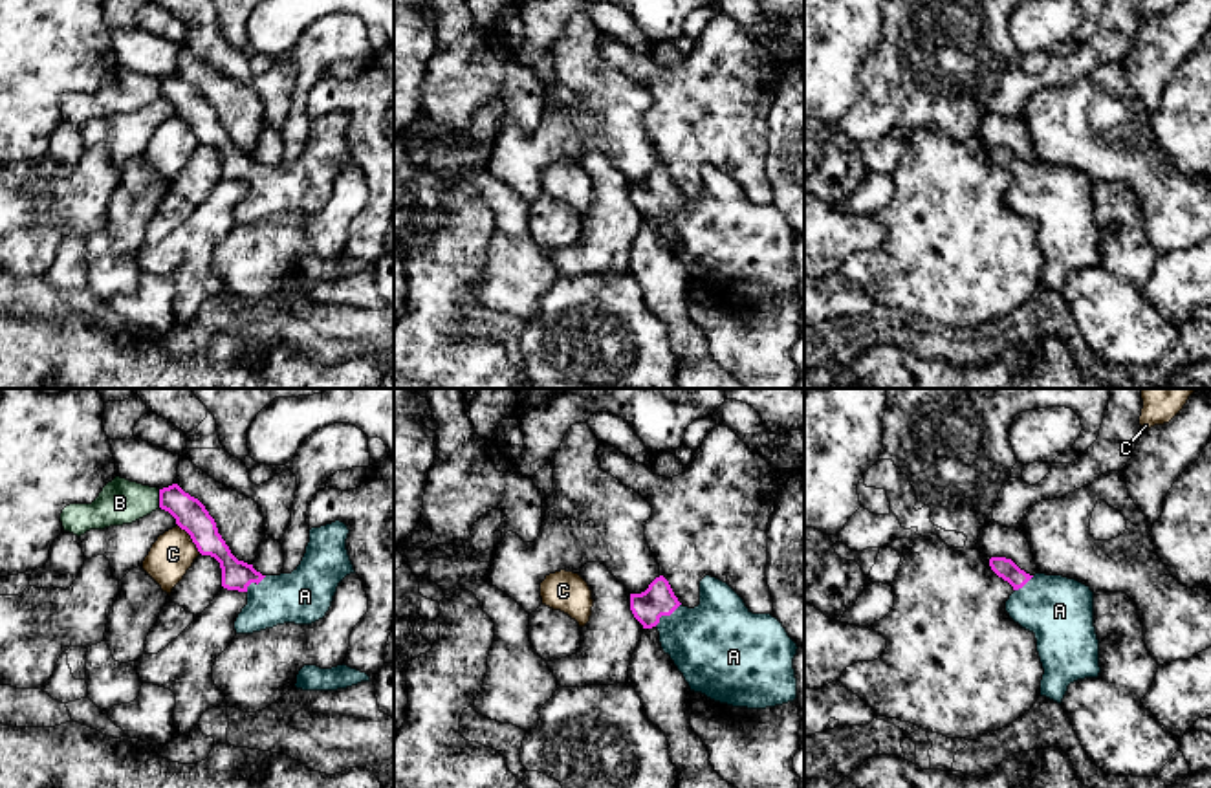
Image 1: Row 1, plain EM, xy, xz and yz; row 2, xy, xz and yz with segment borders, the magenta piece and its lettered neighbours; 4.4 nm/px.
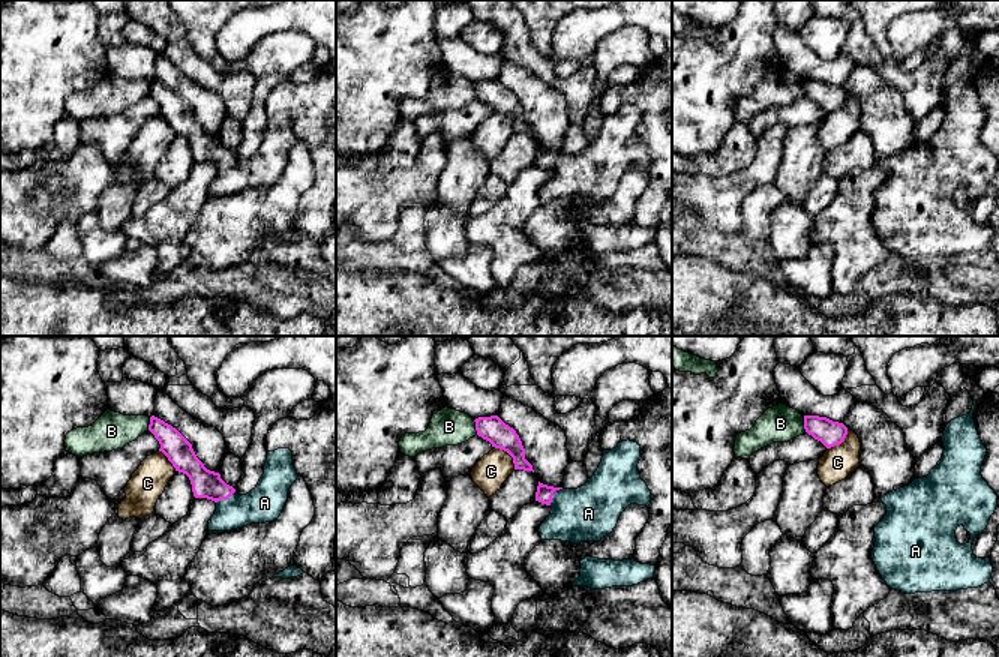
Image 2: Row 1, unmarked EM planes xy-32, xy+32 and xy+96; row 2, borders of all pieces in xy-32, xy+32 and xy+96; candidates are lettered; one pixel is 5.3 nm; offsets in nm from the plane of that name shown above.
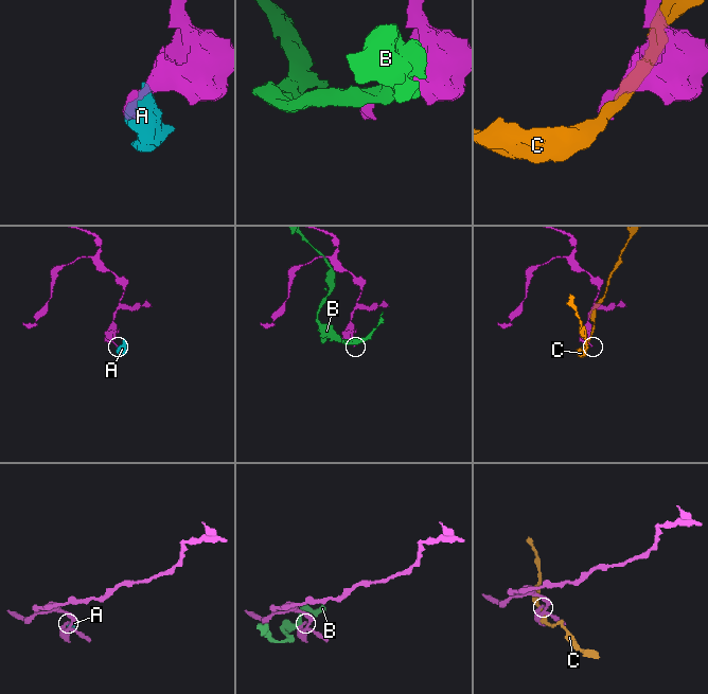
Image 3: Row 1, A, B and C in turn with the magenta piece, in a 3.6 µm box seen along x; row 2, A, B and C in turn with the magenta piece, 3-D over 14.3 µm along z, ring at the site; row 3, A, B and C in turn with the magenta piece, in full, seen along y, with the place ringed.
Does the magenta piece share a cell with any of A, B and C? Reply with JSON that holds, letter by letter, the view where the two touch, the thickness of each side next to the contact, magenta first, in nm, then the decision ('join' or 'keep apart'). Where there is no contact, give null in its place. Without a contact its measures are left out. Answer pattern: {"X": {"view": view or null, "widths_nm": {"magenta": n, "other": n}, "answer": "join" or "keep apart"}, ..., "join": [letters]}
{"A": {"view": "xz", "widths_nm": {"magenta": 150, "other": 380}, "answer": "join"}, "B": {"view": "xy", "widths_nm": {"magenta": 140, "other": 190}, "answer": "keep apart"}, "C": {"view": "xy", "widths_nm": {"magenta": 140, "other": 190}, "answer": "keep apart"}, "join": ["A"]}

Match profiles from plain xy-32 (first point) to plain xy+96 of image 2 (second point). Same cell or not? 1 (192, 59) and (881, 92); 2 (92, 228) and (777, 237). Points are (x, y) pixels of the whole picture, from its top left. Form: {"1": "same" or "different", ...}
{"1": "different", "2": "same"}

